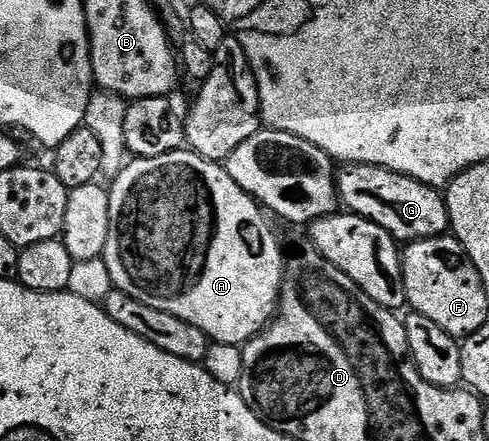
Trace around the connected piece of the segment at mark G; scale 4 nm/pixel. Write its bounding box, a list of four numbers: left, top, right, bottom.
[337,164,450,242]

